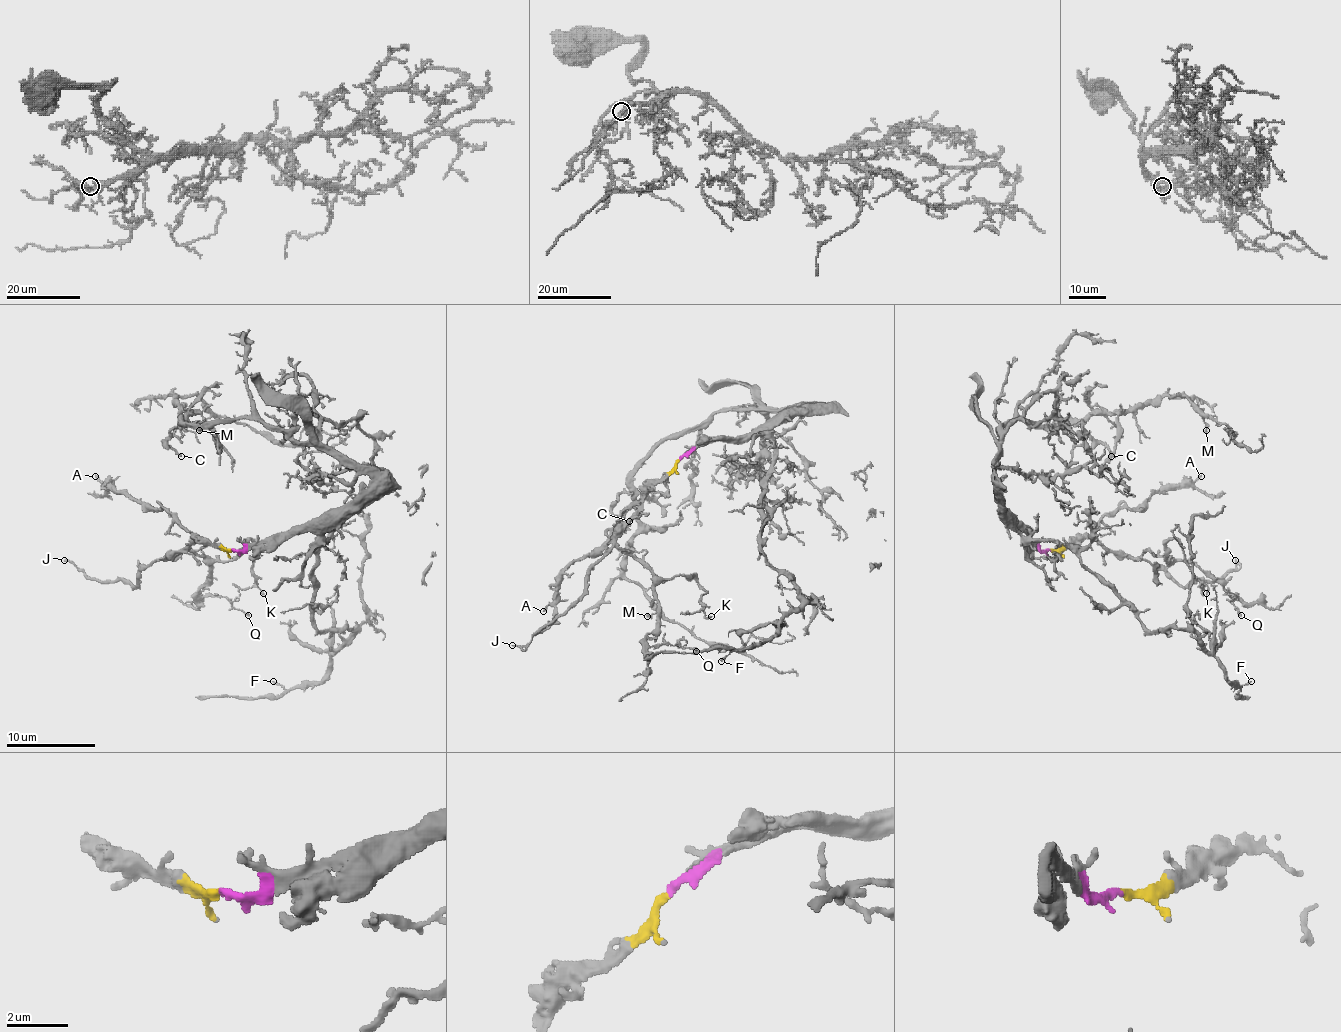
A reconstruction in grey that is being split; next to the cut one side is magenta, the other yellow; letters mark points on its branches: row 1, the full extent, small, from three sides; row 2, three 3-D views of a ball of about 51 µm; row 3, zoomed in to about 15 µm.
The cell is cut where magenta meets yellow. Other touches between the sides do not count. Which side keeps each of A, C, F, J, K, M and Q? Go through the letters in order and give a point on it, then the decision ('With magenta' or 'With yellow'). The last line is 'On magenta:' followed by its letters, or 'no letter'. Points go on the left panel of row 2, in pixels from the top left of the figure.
A: Place: (95, 476). With yellow
C: Place: (181, 456). With magenta
F: Place: (273, 681). With magenta
J: Place: (64, 560). With yellow
K: Place: (263, 593). With yellow
M: Place: (199, 430). With magenta
Q: Place: (248, 615). With yellow
On magenta: C, F, M

